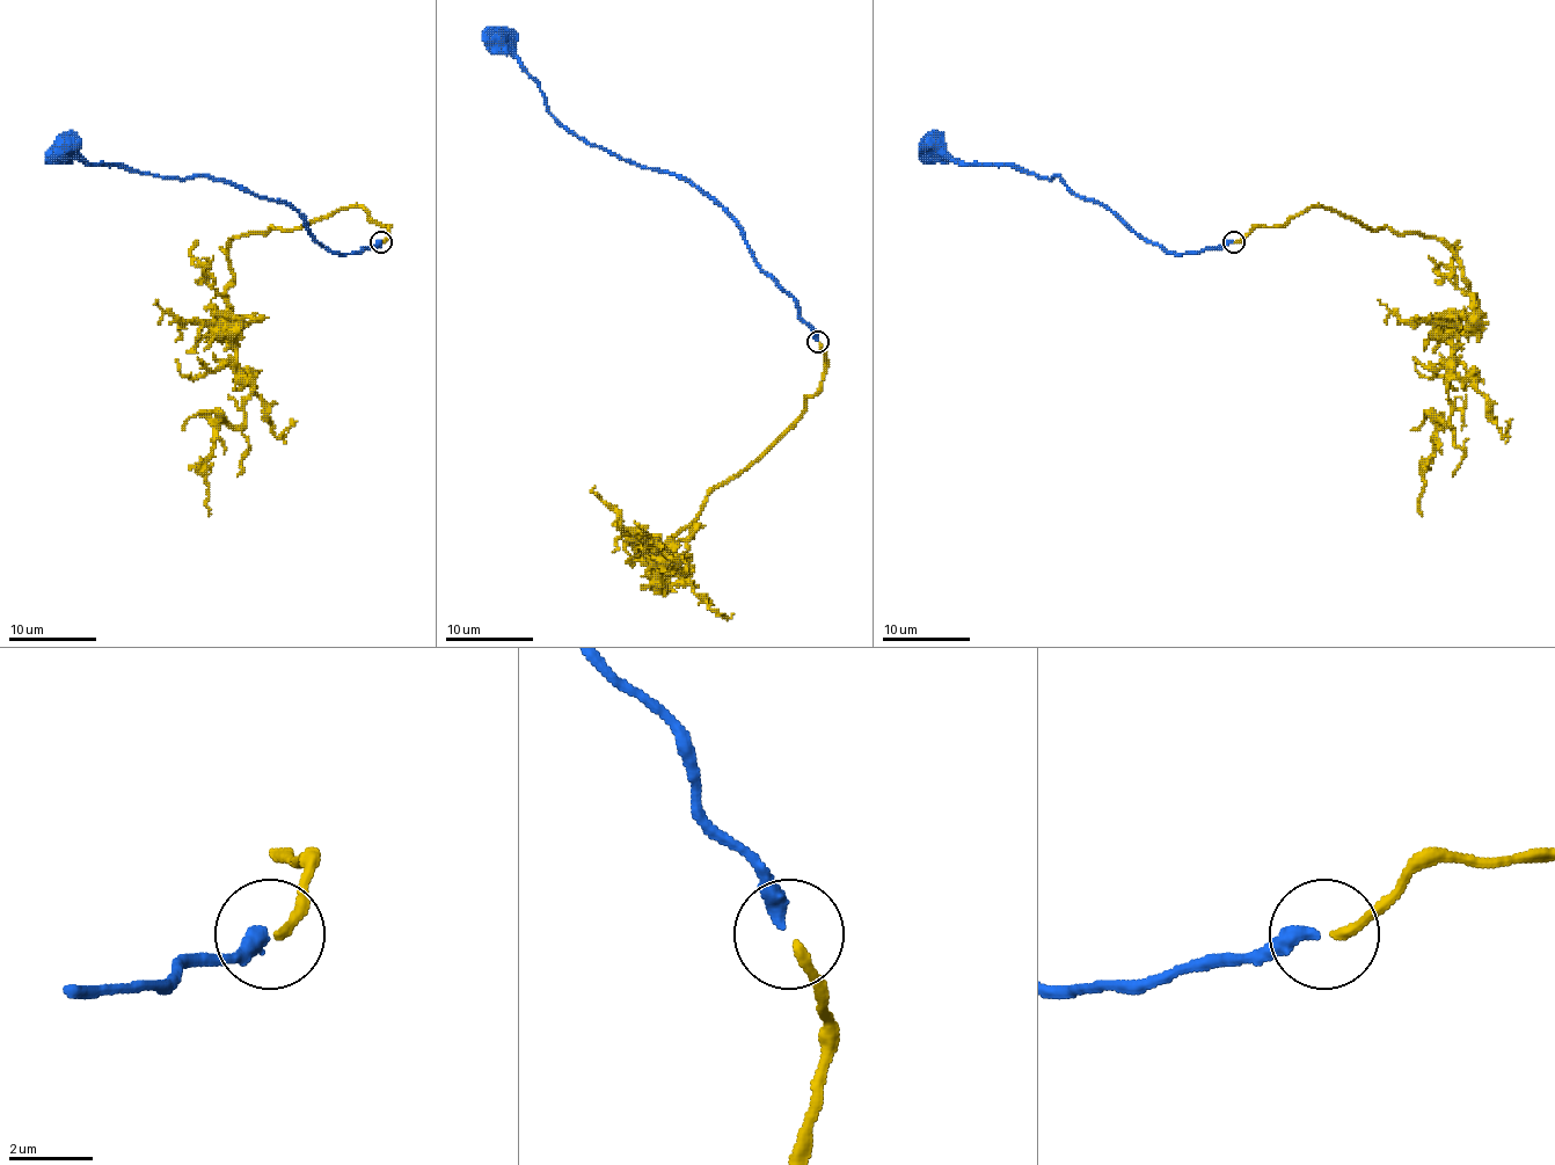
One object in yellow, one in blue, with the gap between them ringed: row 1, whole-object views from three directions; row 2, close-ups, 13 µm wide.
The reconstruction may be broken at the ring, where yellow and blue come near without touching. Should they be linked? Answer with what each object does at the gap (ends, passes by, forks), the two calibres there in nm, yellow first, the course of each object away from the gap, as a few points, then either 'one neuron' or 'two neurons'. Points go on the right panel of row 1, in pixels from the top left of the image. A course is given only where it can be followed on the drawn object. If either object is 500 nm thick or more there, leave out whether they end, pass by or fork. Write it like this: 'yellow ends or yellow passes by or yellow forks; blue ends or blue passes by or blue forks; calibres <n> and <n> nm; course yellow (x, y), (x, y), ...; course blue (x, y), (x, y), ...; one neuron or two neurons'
yellow ends; blue ends; calibres 220 and 360 nm; course yellow (1234, 242), (1329, 208), (1435, 238), (1457, 260), (1473, 320), (1453, 348), (1451, 426), (1437, 426), (1422, 516); course blue (1232, 242), (1168, 254), (1097, 203), (1080, 198), (1058, 176), (1041, 179), (1002, 165), (932, 161), (924, 152); one neuron

